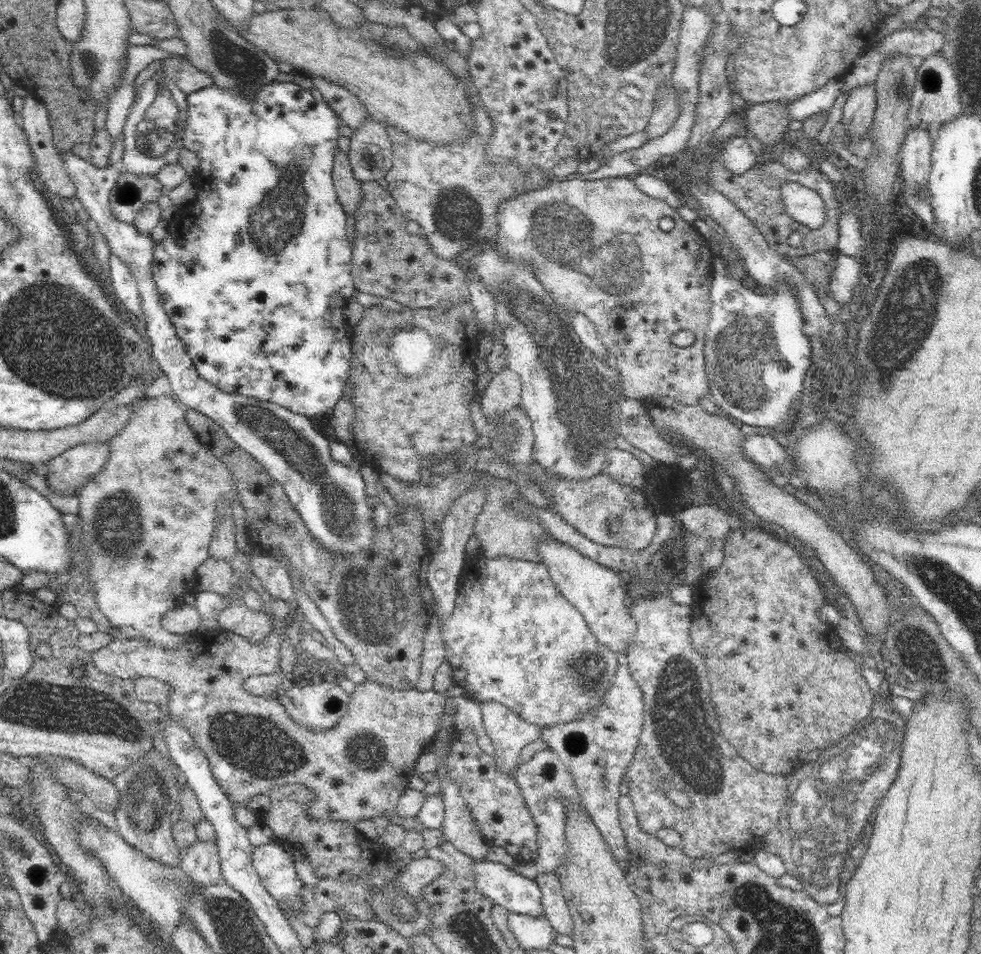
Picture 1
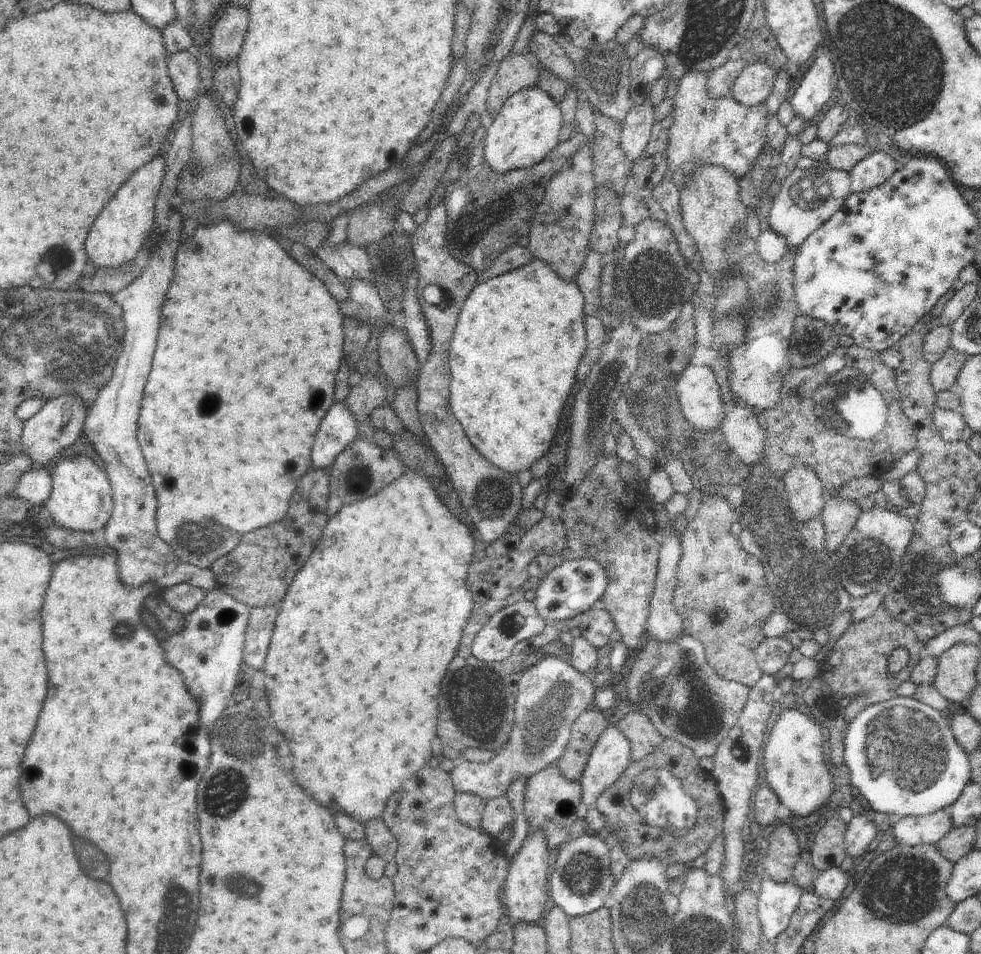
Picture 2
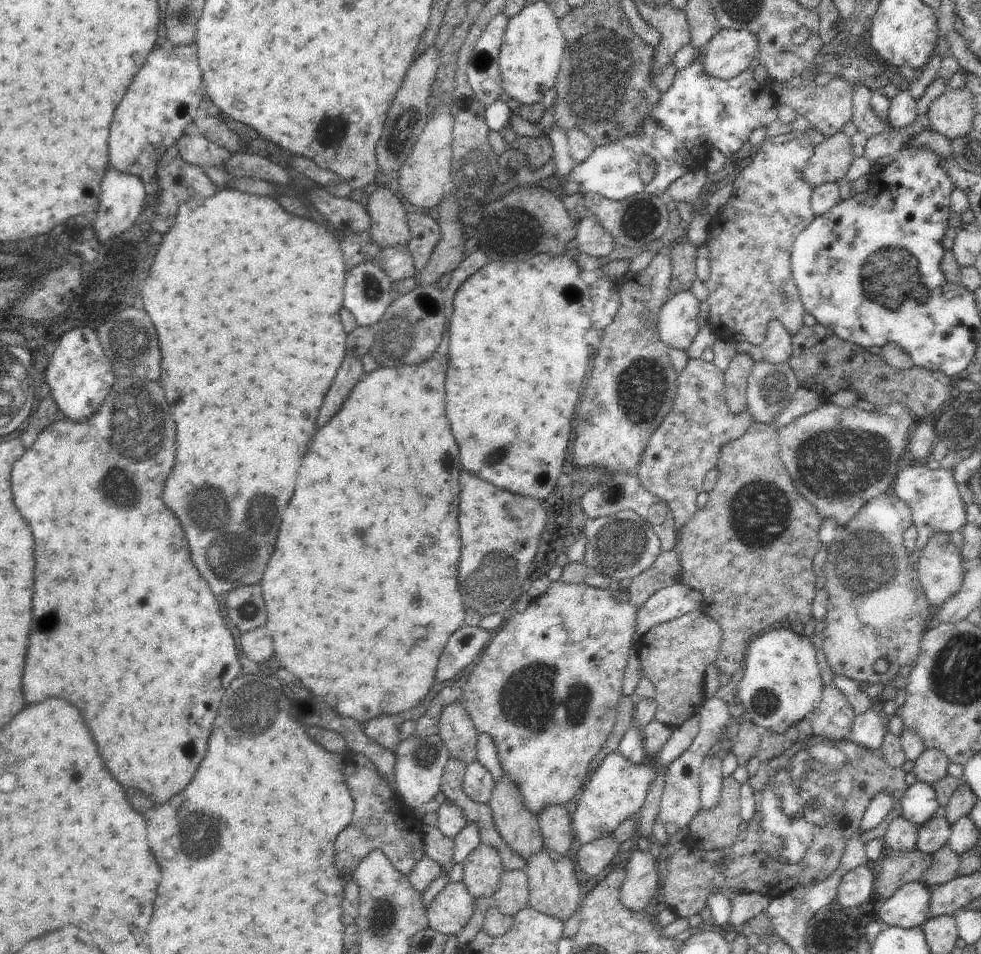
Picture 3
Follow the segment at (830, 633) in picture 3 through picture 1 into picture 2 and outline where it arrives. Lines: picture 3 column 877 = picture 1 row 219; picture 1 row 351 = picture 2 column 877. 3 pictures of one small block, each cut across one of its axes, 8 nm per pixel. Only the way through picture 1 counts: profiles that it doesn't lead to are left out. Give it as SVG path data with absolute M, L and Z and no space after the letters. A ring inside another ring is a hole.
M883 604L877 606L877 610L857 622L857 624L849 624L845 628L845 632L839 636L839 640L835 642L831 654L827 656L827 660L819 662L819 676L823 680L823 686L827 686L827 690L833 692L833 696L837 698L847 698L851 696L851 702L845 706L843 718L845 722L853 722L853 718L857 714L861 714L865 708L873 706L873 704L881 704L887 702L891 698L897 696L897 686L901 682L905 682L911 674L911 670L919 664L919 652L923 650L923 642L917 640L915 632L911 630L911 626L891 618L887 614L887 608ZM895 648L905 648L909 652L909 660L905 664L905 668L901 668L895 674L885 674L885 662L887 656L891 654L891 650Z

